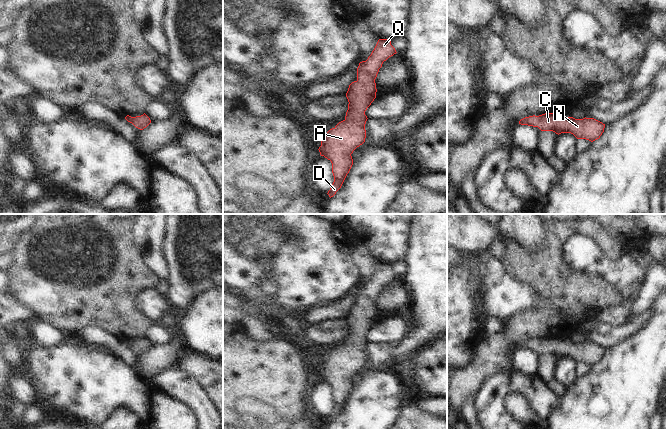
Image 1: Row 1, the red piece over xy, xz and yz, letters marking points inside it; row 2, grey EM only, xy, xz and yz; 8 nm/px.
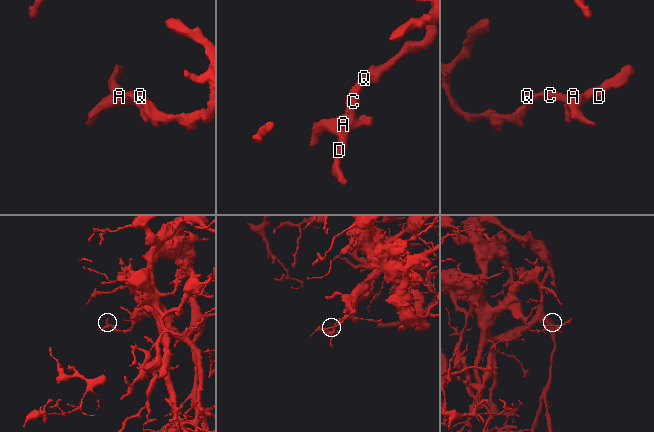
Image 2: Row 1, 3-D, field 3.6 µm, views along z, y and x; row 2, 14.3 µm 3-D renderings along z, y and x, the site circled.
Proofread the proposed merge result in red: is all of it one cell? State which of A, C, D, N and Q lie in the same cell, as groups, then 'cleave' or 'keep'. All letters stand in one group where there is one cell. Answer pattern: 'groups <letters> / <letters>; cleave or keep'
groups A C D N Q; keep

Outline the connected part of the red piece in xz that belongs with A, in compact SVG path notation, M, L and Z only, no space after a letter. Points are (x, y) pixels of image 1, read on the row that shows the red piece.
M379 39L371 55L366 61L359 63L357 80L349 85L346 97L348 110L345 119L330 129L321 141L319 152L332 163L334 182L328 191L333 197L341 188L349 173L353 159L353 151L365 142L365 111L376 98L375 79L384 61L396 54L391 41Z

